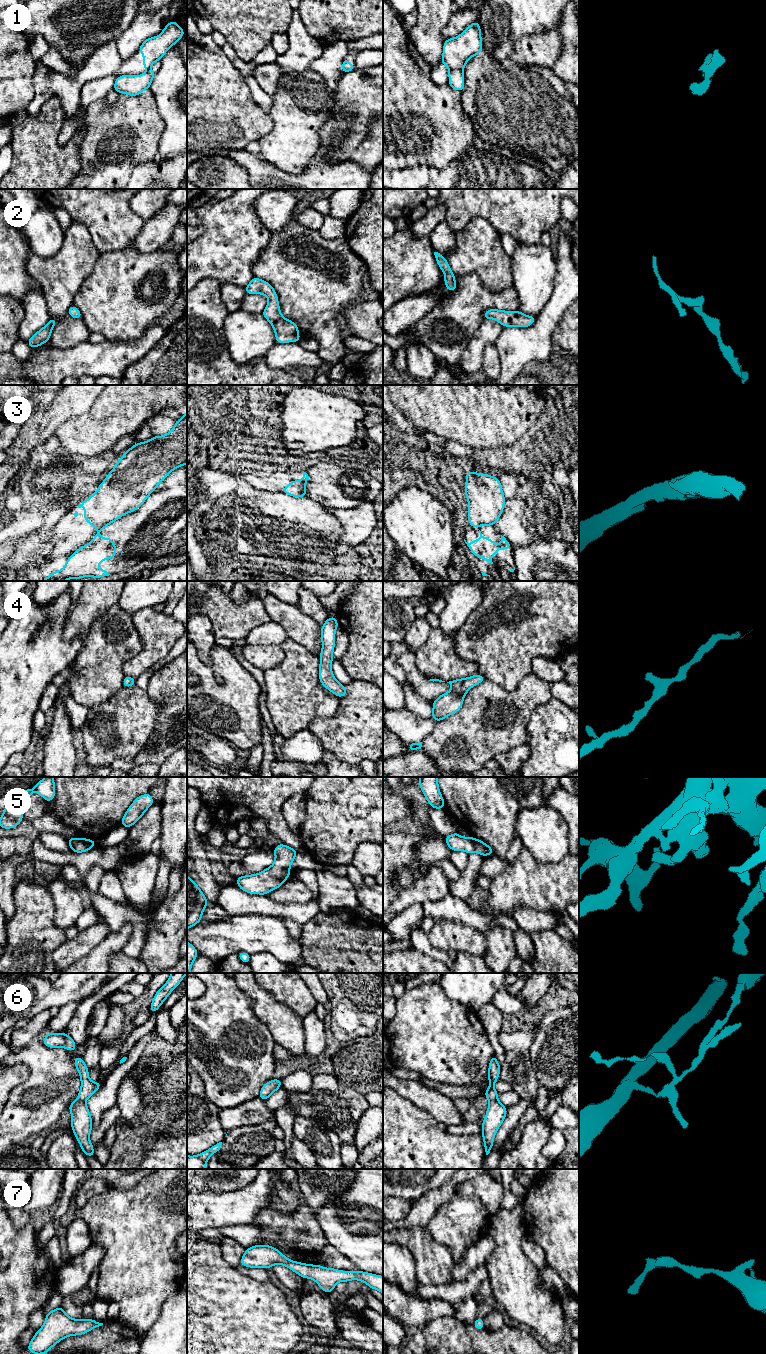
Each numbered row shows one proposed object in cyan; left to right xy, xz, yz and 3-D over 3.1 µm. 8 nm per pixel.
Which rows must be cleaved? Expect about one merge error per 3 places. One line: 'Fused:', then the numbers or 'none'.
Fused: 1, 3, 6

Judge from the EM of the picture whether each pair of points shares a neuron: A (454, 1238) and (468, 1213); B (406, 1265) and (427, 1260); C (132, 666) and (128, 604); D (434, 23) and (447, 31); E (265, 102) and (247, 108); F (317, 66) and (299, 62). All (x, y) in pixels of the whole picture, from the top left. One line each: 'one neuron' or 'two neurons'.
A: one neuron
B: two neurons
C: two neurons
D: two neurons
E: two neurons
F: two neurons

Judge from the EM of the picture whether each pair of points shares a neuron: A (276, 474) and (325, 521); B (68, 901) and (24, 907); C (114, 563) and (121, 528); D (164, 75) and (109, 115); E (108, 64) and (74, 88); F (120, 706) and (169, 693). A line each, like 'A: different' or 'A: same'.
A: different
B: different
C: same
D: different
E: same
F: different

